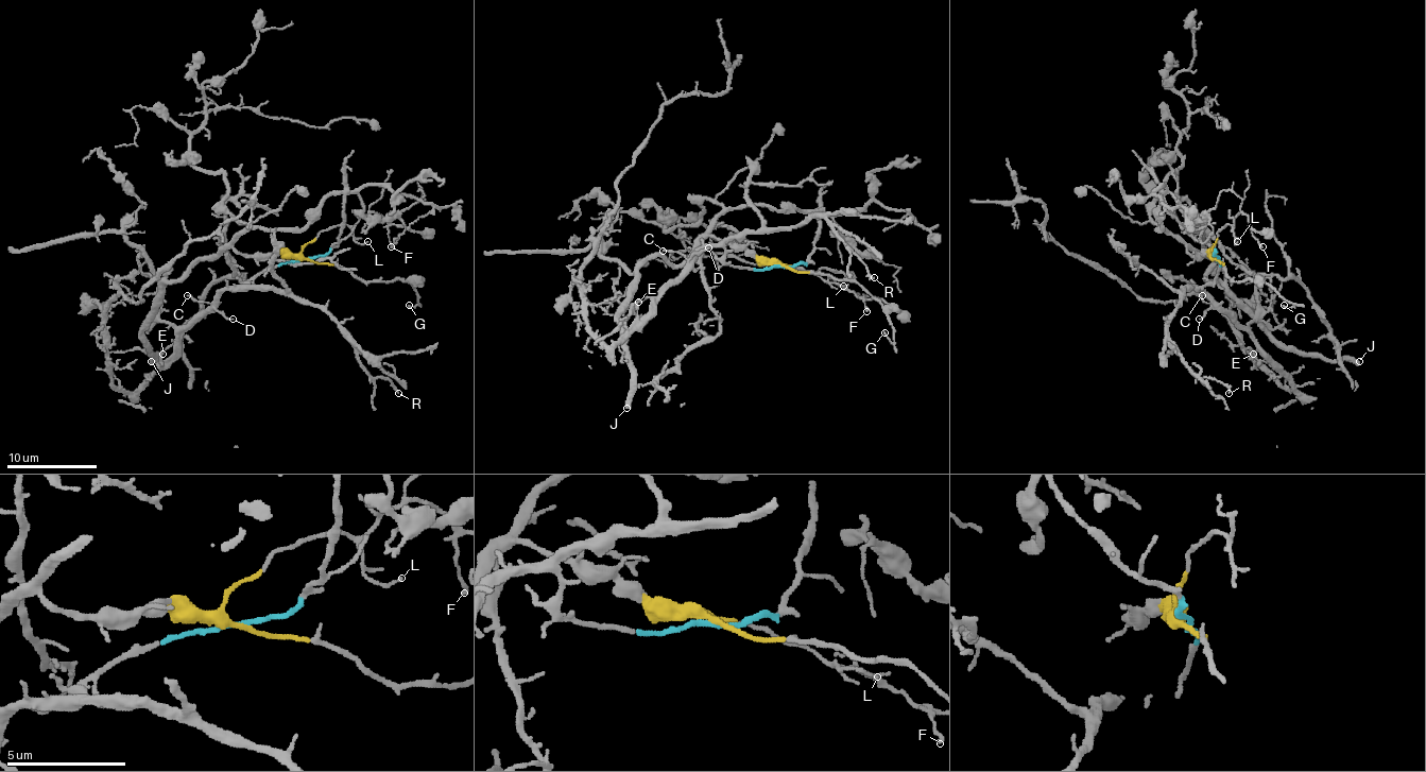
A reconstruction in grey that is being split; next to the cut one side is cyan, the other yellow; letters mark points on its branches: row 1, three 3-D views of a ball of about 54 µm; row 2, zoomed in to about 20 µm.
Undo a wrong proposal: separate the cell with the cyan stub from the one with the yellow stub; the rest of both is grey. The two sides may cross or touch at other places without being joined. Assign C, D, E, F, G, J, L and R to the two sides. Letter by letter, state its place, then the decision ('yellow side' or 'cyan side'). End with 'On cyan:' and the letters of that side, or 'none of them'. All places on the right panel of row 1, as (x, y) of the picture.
C: place (1202, 295); cyan side
D: place (1199, 319); cyan side
E: place (1253, 354); cyan side
F: place (1263, 246); yellow side
G: place (1284, 305); yellow side
J: place (1359, 361); yellow side
L: place (1237, 241); yellow side
R: place (1229, 393); cyan side
On cyan: C, D, E, R

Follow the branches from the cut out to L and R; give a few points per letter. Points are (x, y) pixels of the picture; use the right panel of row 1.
L: (1218, 259), (1214, 245), (1224, 225), (1229, 225), (1236, 243), (1238, 241)
R: (1218, 259), (1220, 270), (1210, 284), (1184, 290), (1168, 324), (1168, 338), (1200, 378), (1222, 382), (1229, 393)

